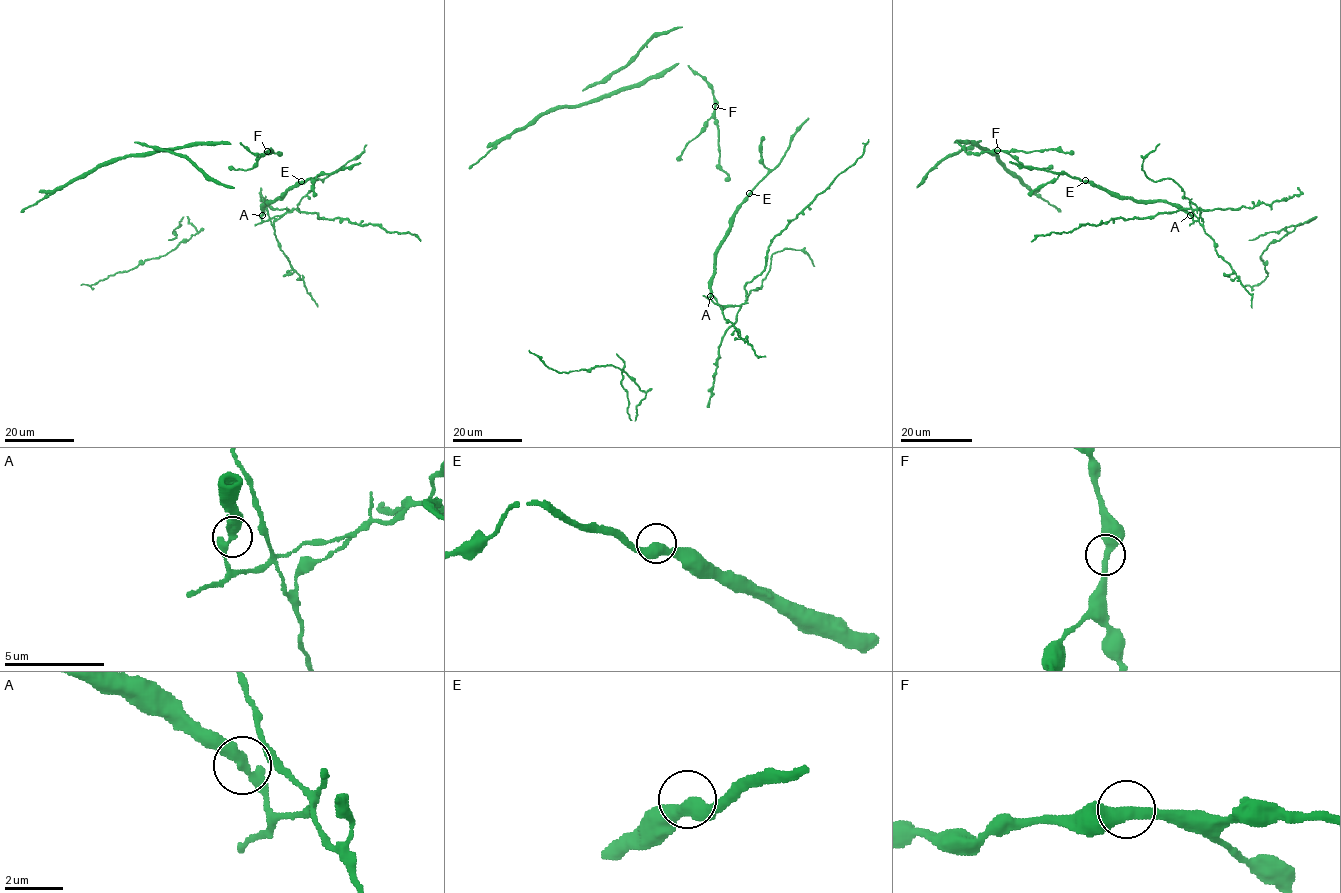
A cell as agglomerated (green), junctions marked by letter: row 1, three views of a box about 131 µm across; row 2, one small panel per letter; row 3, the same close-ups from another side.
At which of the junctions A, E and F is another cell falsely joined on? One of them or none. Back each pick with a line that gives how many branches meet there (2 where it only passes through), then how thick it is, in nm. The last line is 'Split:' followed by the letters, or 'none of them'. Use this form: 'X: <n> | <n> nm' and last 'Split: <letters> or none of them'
A: 2 | 400 nm
Split: A

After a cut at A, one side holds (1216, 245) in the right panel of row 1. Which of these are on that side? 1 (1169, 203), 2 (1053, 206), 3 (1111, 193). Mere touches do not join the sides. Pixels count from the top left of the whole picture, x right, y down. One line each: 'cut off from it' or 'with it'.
1: cut off from it
2: cut off from it
3: cut off from it

